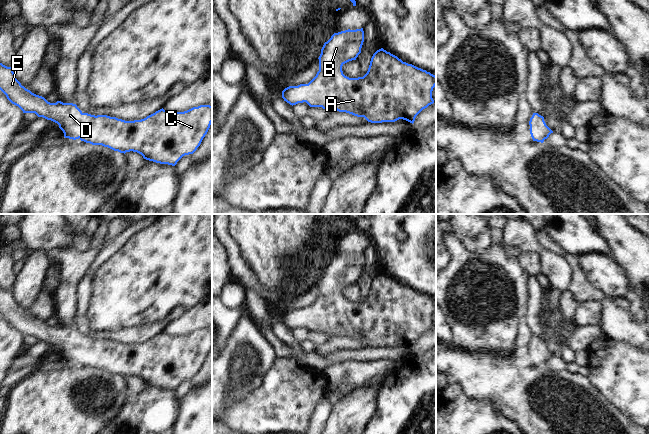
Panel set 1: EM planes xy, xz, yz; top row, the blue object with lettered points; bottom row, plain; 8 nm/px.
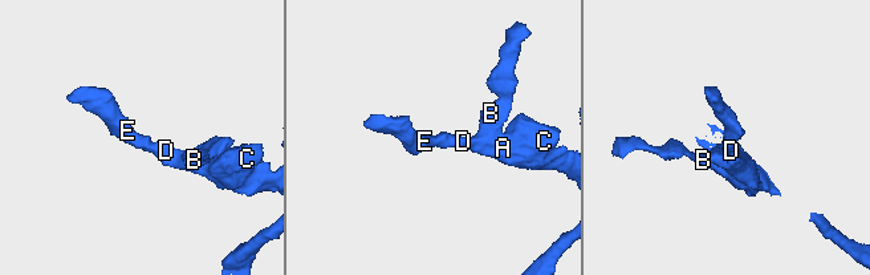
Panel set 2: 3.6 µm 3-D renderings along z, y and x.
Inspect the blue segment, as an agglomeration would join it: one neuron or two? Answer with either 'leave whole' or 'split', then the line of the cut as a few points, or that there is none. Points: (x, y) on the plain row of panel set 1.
leave whole; no cut

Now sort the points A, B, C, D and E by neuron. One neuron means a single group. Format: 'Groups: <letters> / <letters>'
Groups: A B C D E

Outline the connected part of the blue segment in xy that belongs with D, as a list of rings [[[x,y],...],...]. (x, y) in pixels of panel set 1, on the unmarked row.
[[[0,287],[0,314],[23,337],[35,337],[38,341],[57,347],[65,362],[80,363],[124,378],[130,375],[137,376],[146,384],[172,390],[175,390],[183,380],[193,378],[197,374],[212,347],[210,329],[200,329],[184,336],[168,336],[162,332],[144,343],[134,345],[83,337],[76,328],[61,325],[50,327],[44,321],[32,317],[15,302],[13,292],[2,287]]]

